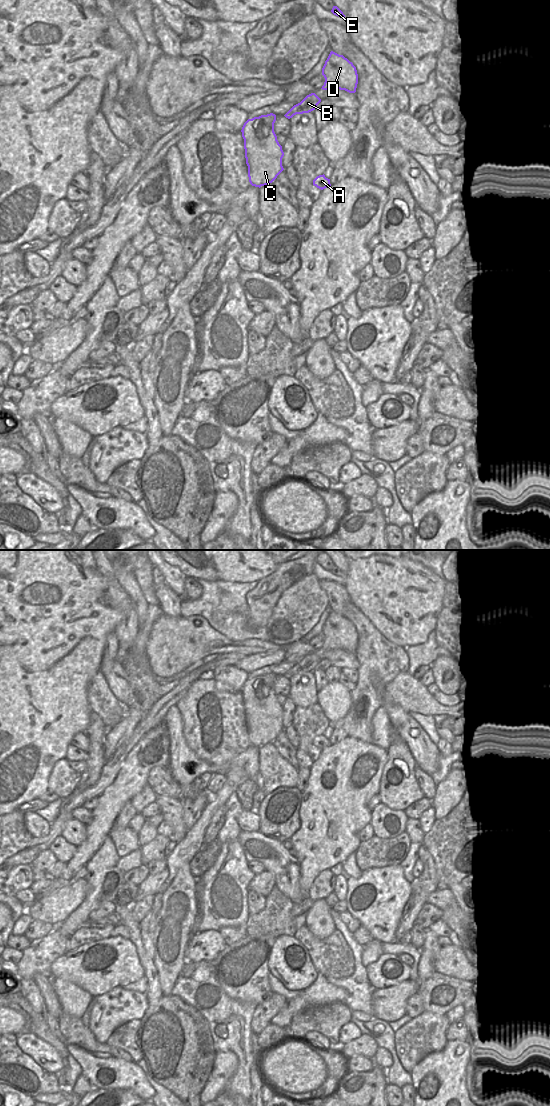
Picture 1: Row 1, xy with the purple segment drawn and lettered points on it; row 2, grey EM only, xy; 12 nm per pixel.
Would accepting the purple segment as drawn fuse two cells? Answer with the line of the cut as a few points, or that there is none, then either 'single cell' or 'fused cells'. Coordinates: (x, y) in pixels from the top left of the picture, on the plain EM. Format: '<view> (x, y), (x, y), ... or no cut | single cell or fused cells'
no cut | single cell

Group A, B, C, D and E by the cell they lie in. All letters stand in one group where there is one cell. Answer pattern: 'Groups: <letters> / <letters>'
Groups: A B C D E

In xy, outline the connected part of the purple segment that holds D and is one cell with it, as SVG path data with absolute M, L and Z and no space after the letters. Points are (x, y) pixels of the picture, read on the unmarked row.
M330 612L322 628L325 638L323 650L340 649L349 653L355 653L358 644L356 627L343 615Z

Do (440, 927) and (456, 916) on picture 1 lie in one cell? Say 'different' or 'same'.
different

